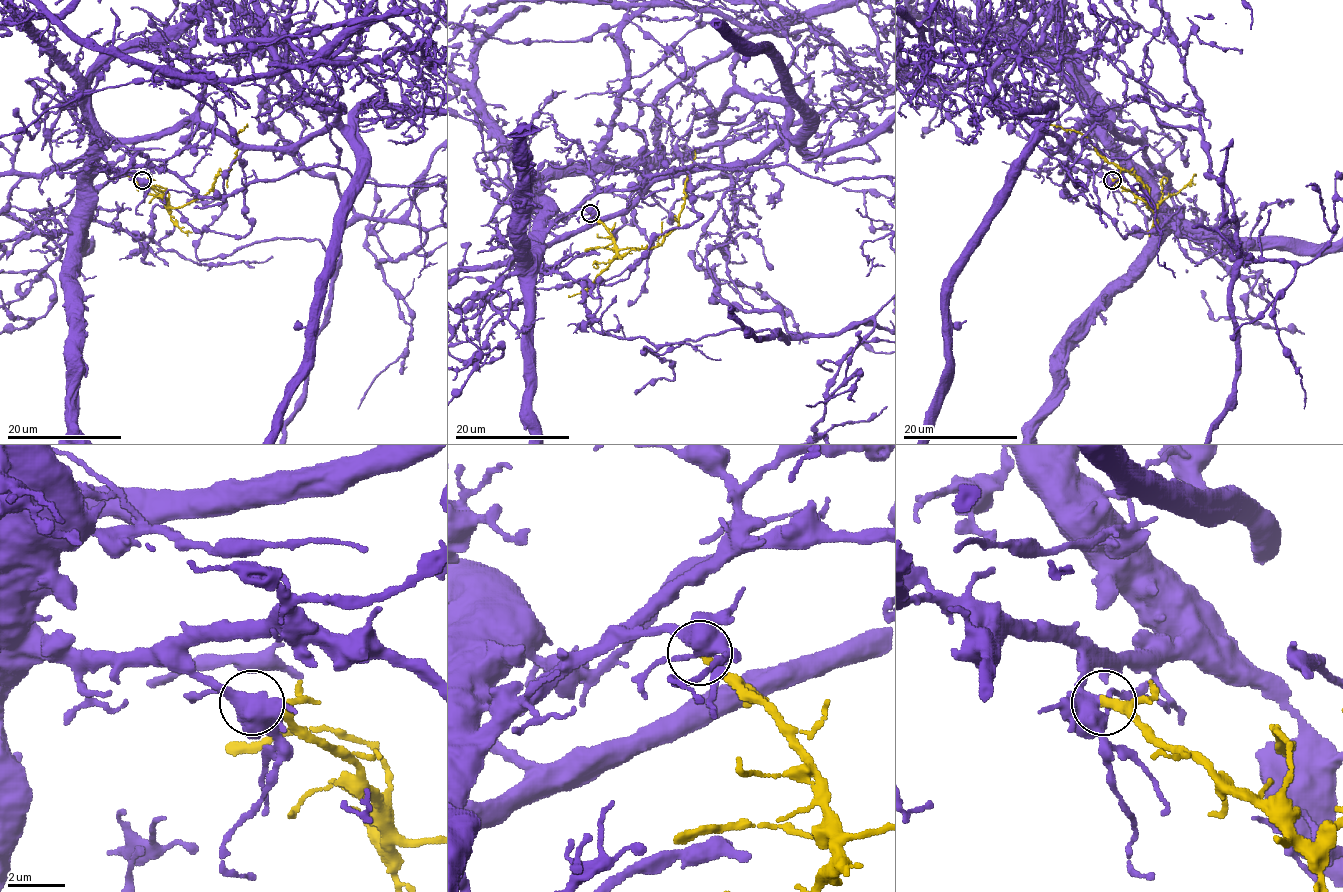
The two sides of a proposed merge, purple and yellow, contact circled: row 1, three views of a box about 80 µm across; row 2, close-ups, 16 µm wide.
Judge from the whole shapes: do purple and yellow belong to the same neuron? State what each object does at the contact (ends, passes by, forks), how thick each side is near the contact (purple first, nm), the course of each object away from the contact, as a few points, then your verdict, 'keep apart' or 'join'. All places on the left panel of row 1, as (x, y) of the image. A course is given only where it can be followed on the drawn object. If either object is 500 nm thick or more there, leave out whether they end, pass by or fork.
purple forks; yellow ends; calibres 380 and 320 nm; course purple (140, 181), (126, 172), (97, 172), (92, 178), (80, 247), (89, 241), (12, 238); course yellow (141, 180), (160, 190), (173, 207), (184, 206), (207, 192), (230, 169), (237, 134), (246, 124); join

